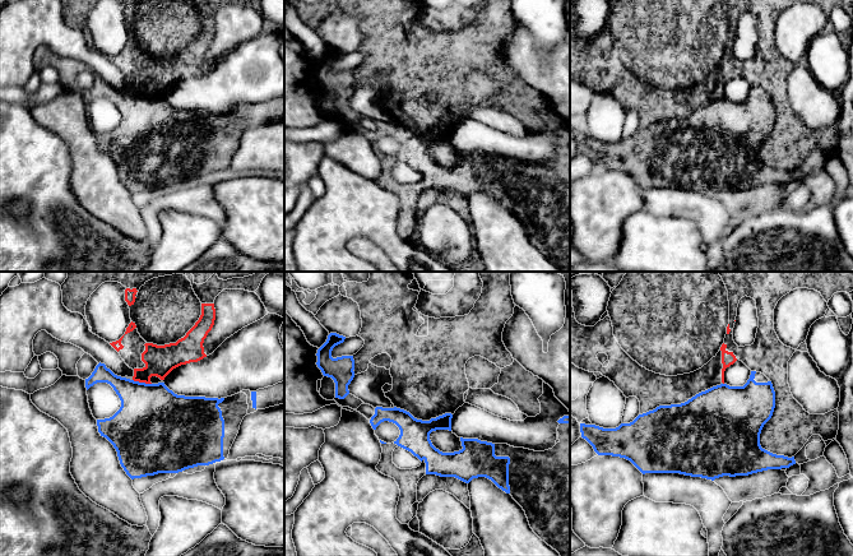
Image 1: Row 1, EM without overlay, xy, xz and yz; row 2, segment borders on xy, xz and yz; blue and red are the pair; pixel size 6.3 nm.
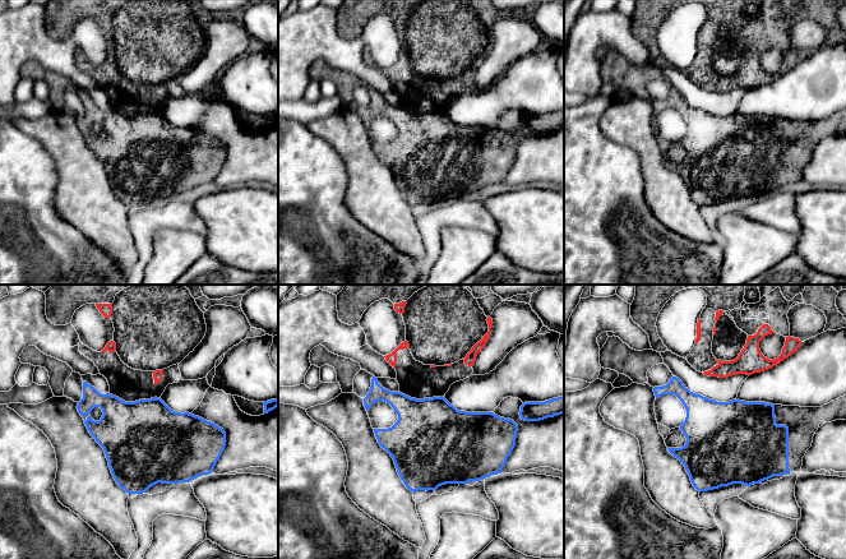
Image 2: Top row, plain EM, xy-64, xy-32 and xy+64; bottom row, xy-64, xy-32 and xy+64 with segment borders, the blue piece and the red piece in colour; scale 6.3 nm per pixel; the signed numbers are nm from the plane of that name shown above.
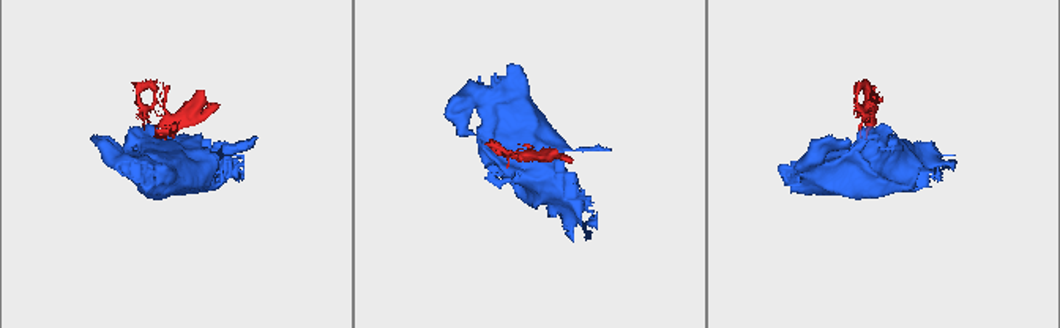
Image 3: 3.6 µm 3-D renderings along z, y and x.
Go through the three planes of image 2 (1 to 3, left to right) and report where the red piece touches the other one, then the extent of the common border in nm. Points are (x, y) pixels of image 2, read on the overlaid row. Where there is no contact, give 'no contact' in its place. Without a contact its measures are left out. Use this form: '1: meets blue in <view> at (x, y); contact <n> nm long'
1: no contact
2: no contact
3: no contact

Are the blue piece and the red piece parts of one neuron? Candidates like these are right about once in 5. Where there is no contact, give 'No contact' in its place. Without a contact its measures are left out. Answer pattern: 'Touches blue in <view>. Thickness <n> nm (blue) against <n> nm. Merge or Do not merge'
Touches blue in xy. Thickness 440 nm (blue) against 190 nm. Do not merge

